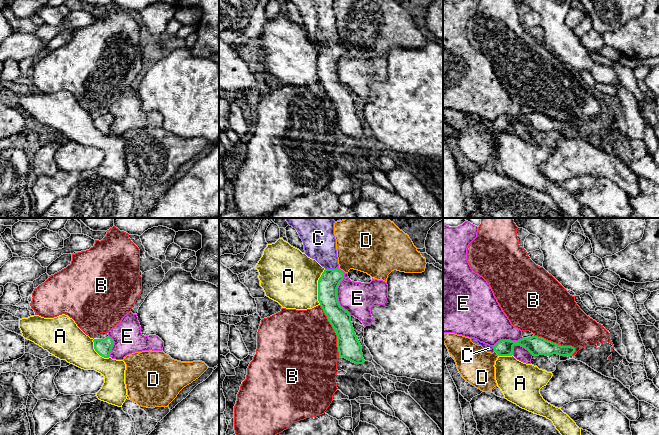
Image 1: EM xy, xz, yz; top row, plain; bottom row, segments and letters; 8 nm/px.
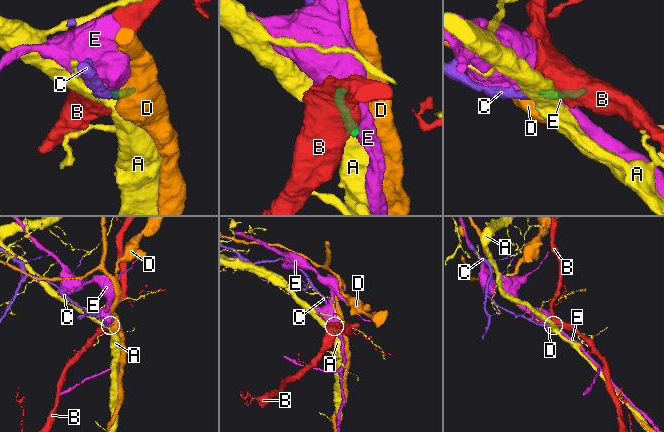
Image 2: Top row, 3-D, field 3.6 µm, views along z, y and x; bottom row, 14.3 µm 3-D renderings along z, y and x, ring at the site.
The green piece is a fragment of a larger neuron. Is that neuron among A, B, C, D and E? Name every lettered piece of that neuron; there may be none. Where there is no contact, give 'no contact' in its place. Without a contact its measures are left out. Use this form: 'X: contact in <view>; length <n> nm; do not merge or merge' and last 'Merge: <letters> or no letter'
A: contact in xz; length 300 nm; do not merge
B: contact in xz; length 440 nm; do not merge
C: contact in xz; length 110 nm; merge
D: contact in yz; length 60 nm; do not merge
E: contact in xz; length 400 nm; do not merge
Merge: C

